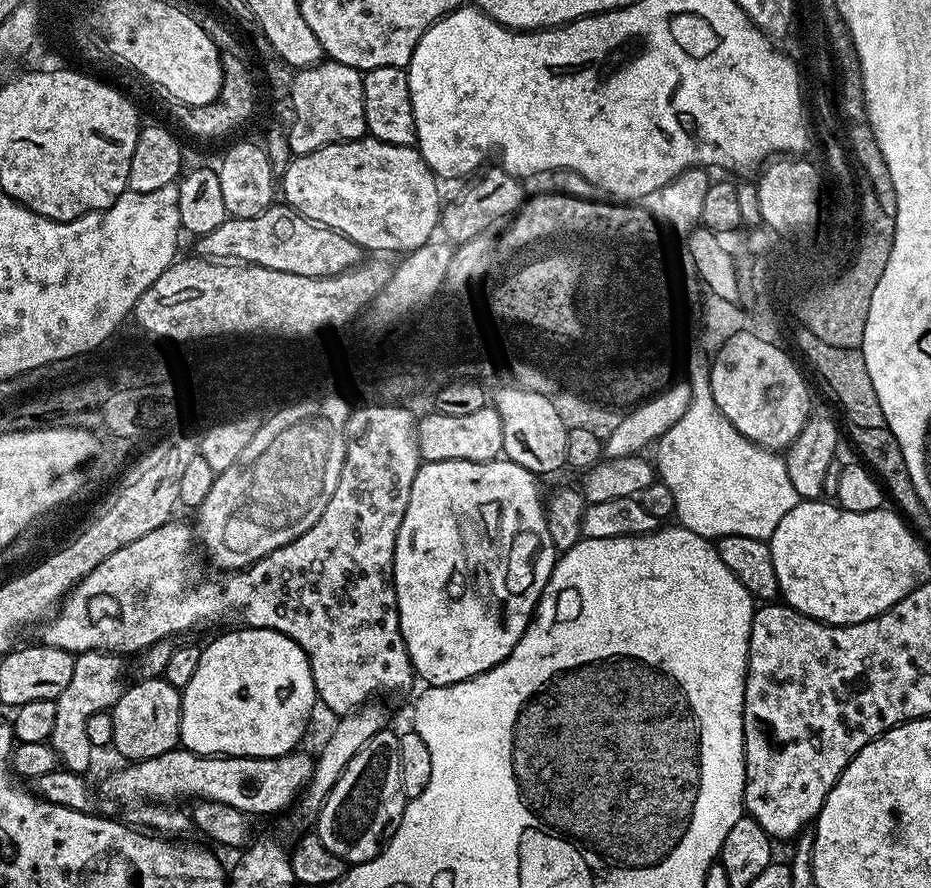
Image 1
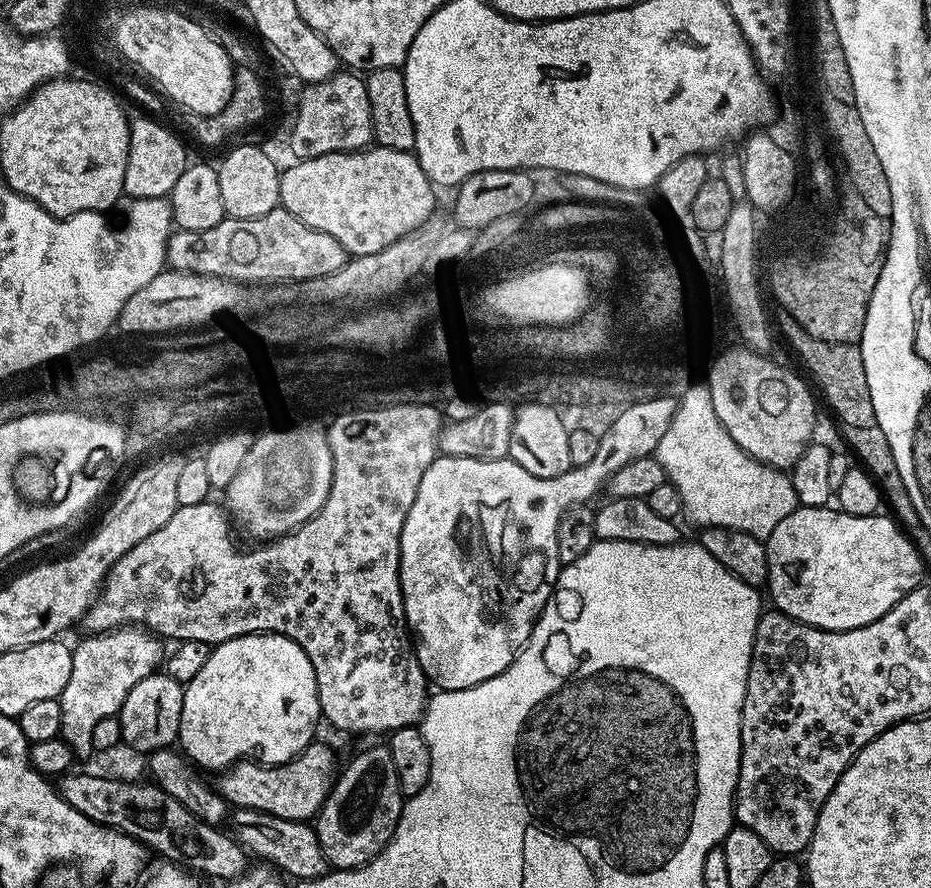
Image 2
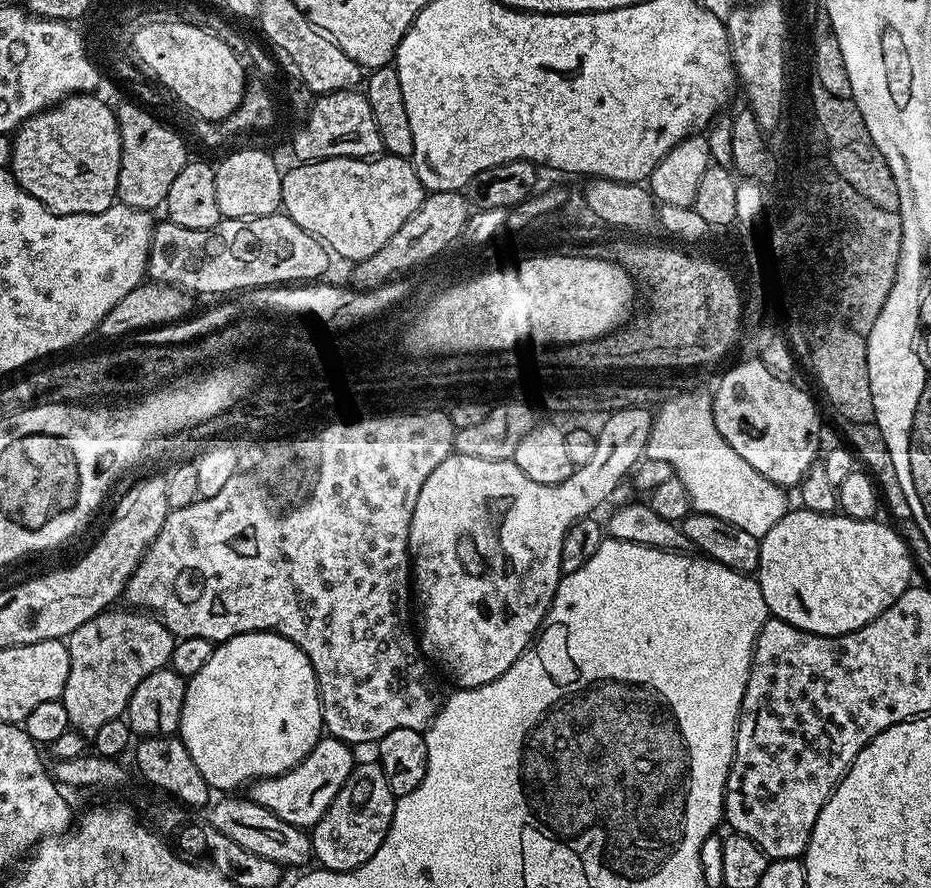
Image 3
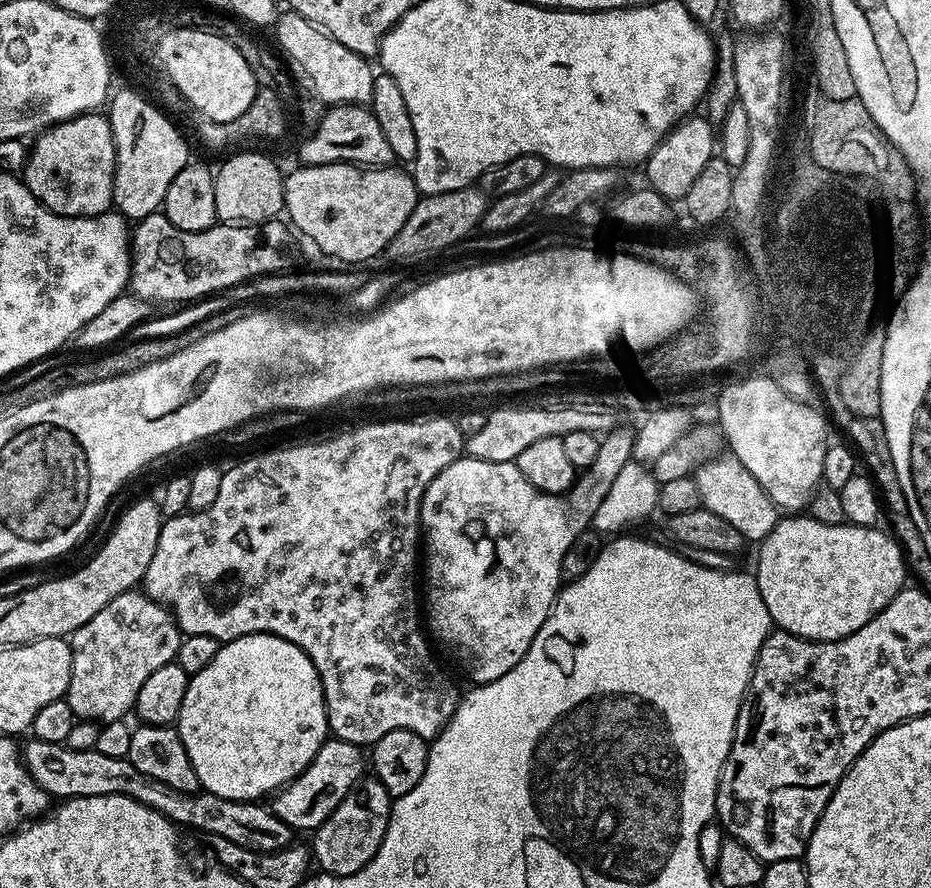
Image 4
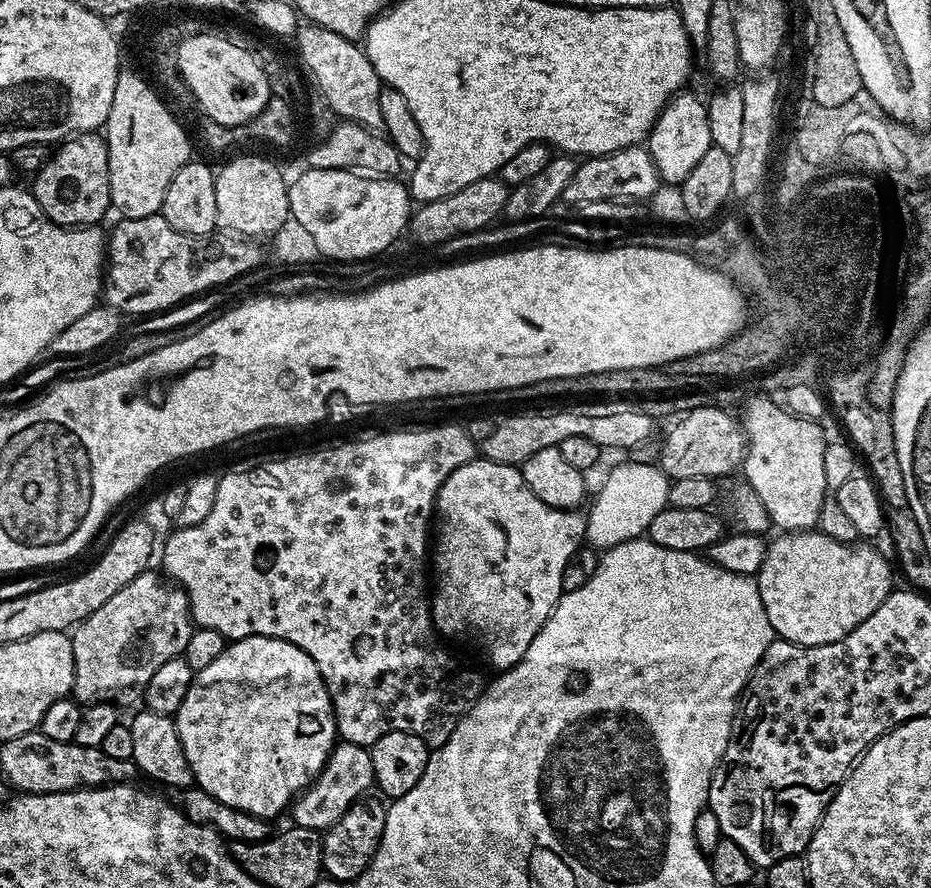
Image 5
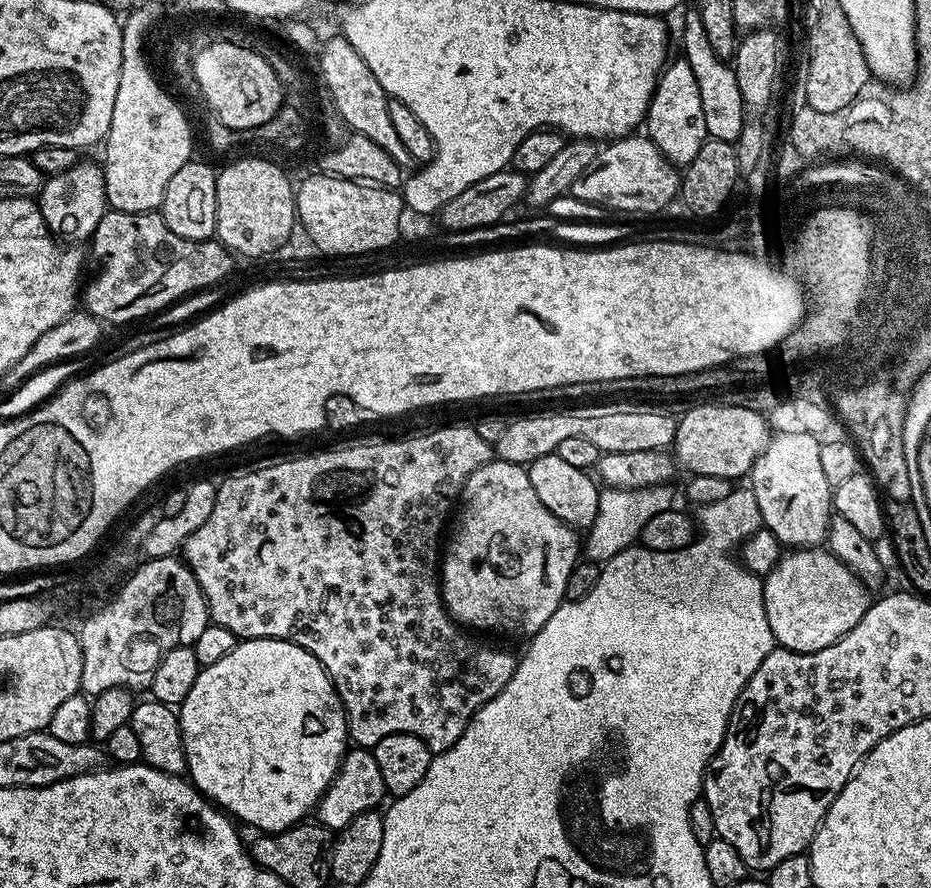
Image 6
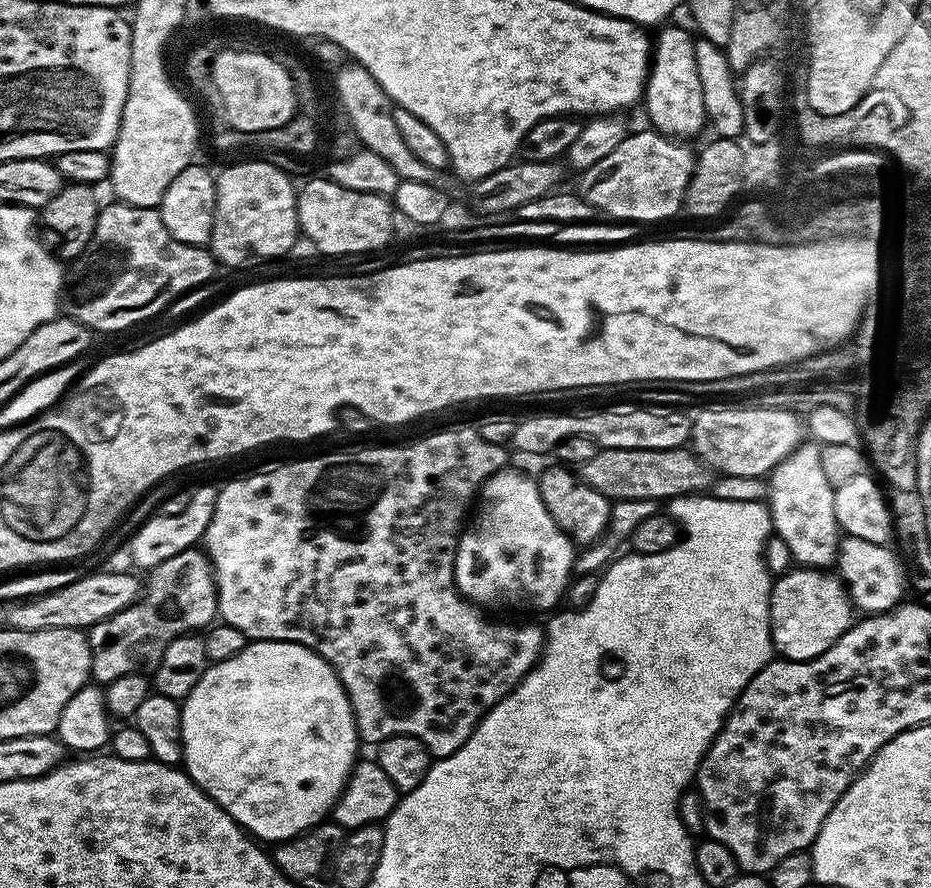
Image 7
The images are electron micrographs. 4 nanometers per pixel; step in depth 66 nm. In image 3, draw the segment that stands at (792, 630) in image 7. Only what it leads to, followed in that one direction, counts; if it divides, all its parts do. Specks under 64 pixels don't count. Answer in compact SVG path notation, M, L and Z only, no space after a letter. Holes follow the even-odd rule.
M800 506L797 512L788 510L784 517L777 522L770 531L760 538L760 566L758 569L758 583L762 590L762 598L766 598L766 606L769 613L775 619L786 622L798 630L813 632L819 636L841 636L847 632L858 630L866 626L874 618L878 618L896 600L898 587L896 588L896 542L898 543L898 532L890 523L879 524L879 519L855 520L843 514L833 514L831 512L811 512L810 509Z

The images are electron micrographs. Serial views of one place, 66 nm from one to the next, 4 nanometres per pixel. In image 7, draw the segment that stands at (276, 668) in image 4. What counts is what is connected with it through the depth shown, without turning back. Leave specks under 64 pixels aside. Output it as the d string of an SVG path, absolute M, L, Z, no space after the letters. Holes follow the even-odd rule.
M254 640L247 644L241 652L234 654L234 658L226 658L222 662L212 664L202 674L202 678L198 682L198 686L194 686L194 690L190 690L188 697L182 702L180 709L180 729L182 730L182 742L184 743L184 759L182 761L183 771L187 772L188 777L194 781L198 787L204 791L218 806L222 806L222 810L226 810L226 814L230 814L230 818L234 818L236 823L244 829L245 832L251 834L257 841L265 842L269 840L272 846L282 844L286 840L293 840L295 836L300 836L304 832L315 828L317 824L323 824L329 819L330 813L336 807L336 800L344 793L344 787L348 784L348 775L352 773L358 759L356 751L362 748L360 733L356 731L356 714L352 711L352 703L348 701L346 690L342 686L342 682L336 676L336 670L332 665L327 664L319 654L311 652L306 646L295 644L294 642L286 642L285 640Z

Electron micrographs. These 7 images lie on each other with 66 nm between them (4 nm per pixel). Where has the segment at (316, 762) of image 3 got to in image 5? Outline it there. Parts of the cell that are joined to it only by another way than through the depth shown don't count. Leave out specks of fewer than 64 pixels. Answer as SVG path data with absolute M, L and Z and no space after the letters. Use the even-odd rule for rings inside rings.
M337 743L328 755L323 770L316 775L316 781L305 788L290 805L291 823L297 828L309 828L318 833L332 828L354 801L361 799L369 787L375 785L374 762L370 762L368 748L362 744Z

